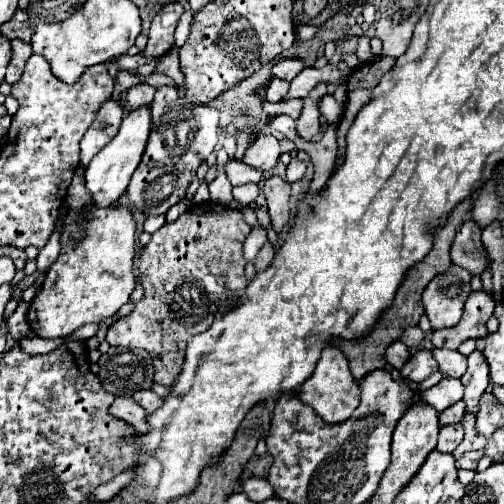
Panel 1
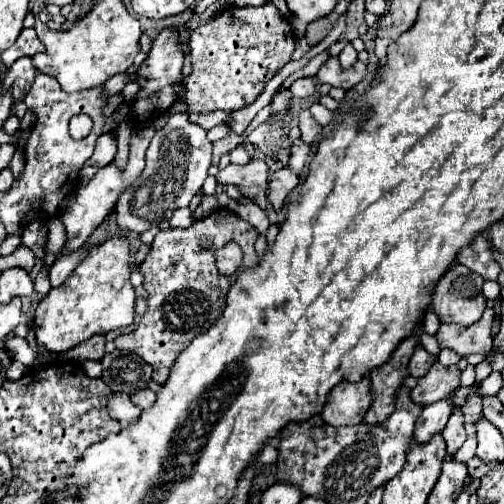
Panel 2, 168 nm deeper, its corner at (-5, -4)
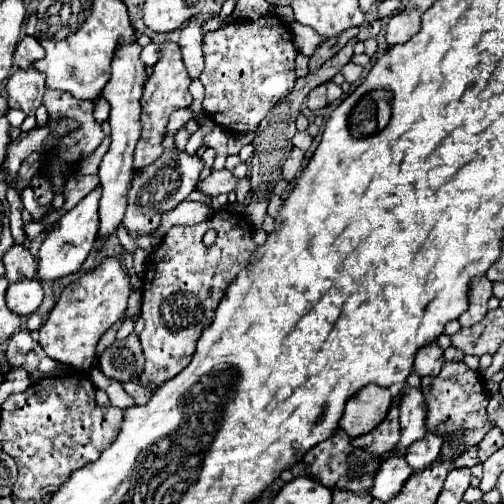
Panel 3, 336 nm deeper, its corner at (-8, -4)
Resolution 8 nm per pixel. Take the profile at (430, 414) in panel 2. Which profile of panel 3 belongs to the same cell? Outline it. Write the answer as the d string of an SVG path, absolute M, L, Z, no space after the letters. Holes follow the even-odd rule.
M428 431L424 439L412 443L412 445L408 447L406 461L408 461L408 465L410 465L412 469L422 471L422 469L426 469L428 465L432 465L432 463L438 459L440 447L442 447L442 435Z

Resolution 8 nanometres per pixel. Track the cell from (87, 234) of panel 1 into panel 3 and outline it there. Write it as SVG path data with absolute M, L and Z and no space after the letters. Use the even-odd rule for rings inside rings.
M114 257L104 259L98 269L84 273L76 283L62 291L60 301L54 305L40 329L42 351L58 363L72 365L84 373L90 371L96 357L96 343L122 317L128 305L128 295L130 277L122 269L122 263Z

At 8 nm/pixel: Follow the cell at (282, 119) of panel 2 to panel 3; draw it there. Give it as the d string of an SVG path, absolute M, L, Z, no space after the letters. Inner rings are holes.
M350 39L338 55L334 55L330 61L326 61L316 73L310 73L302 79L296 81L296 87L292 89L292 93L280 101L280 105L276 105L274 109L268 111L268 115L264 117L264 121L260 123L258 131L254 133L254 155L252 155L252 163L250 163L250 181L252 181L252 201L250 205L246 207L244 215L246 219L254 225L254 227L262 227L262 221L264 221L264 215L266 215L266 209L268 209L268 201L270 201L270 193L272 189L276 187L276 183L280 181L280 167L282 167L282 161L288 157L288 153L292 151L292 137L296 133L296 117L300 113L300 105L304 103L306 95L320 83L328 83L336 73L340 73L340 69L352 59L354 55L354 45L356 45L358 39Z

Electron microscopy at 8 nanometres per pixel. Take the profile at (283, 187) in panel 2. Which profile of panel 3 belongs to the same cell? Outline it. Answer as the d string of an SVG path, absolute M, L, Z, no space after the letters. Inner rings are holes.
M294 147L292 153L288 155L288 159L286 159L284 165L282 165L282 175L284 175L284 179L294 181L294 179L298 177L300 169L302 169L302 163L304 163L304 153Z

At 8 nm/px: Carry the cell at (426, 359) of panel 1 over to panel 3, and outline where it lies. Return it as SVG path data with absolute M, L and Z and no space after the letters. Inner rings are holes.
M448 361L440 375L422 377L422 393L428 409L428 431L436 431L438 425L446 425L446 435L440 451L440 459L454 461L464 453L464 449L476 447L484 435L492 429L492 423L486 417L486 405L490 401L486 385L480 383L480 375L474 369L468 369L462 361Z

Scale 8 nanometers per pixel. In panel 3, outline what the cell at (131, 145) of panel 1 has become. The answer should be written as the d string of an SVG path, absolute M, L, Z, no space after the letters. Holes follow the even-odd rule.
M96 187L92 193L88 193L46 235L46 239L42 241L40 251L38 251L38 273L36 273L36 277L40 281L52 283L52 281L58 281L66 275L76 273L82 267L82 263L86 261L90 249L94 247L94 241L98 235L98 201L100 201L100 187Z

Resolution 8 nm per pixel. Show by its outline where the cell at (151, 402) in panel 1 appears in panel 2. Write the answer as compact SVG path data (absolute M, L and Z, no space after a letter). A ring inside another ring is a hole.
M141 389L139 393L133 393L131 399L133 399L133 403L135 403L139 409L149 409L149 407L155 405L157 395L155 395L151 389Z

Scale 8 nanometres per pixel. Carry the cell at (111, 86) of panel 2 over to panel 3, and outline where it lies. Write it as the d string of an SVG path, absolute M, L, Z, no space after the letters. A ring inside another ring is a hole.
M100 97L100 99L96 101L96 107L94 107L94 117L96 117L96 121L100 121L100 125L102 125L104 121L108 121L108 115L110 115L110 105L108 105L108 101L106 101L104 97Z

